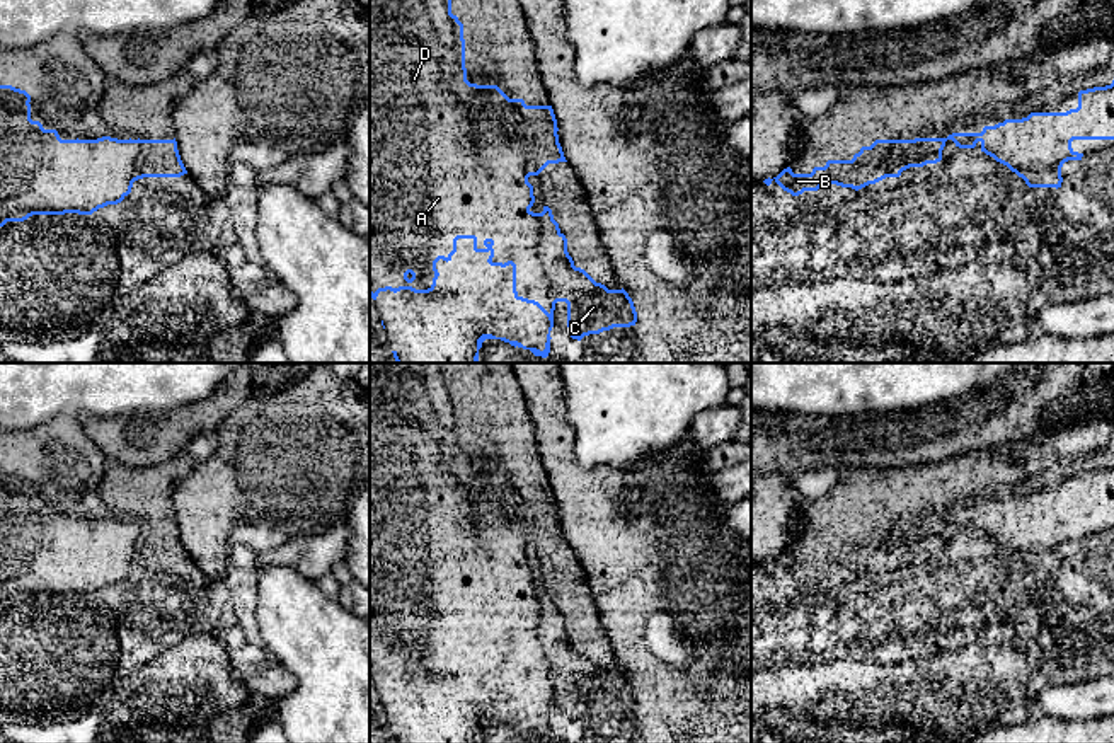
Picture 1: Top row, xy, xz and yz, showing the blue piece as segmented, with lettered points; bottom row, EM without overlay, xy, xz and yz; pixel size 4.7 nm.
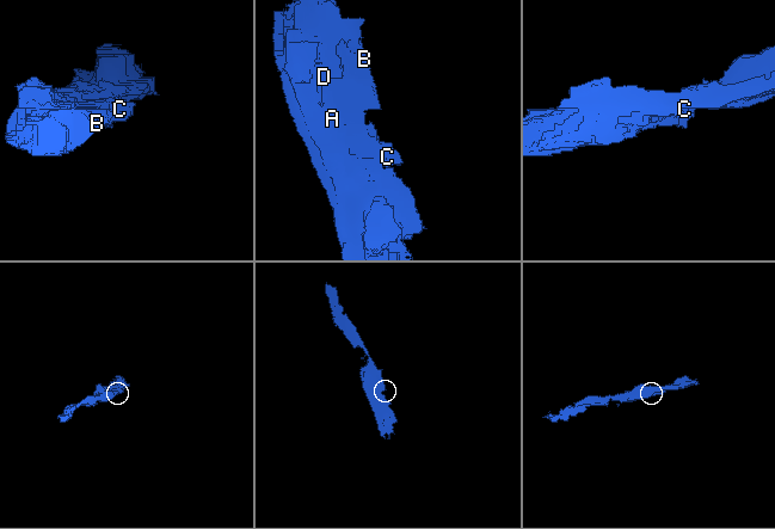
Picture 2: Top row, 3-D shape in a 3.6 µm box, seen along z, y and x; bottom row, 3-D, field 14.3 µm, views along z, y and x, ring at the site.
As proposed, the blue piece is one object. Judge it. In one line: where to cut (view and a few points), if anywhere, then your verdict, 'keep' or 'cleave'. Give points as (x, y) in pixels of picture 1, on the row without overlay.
no cut | keep

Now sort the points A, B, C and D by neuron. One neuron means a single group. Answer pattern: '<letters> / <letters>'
A B C D

